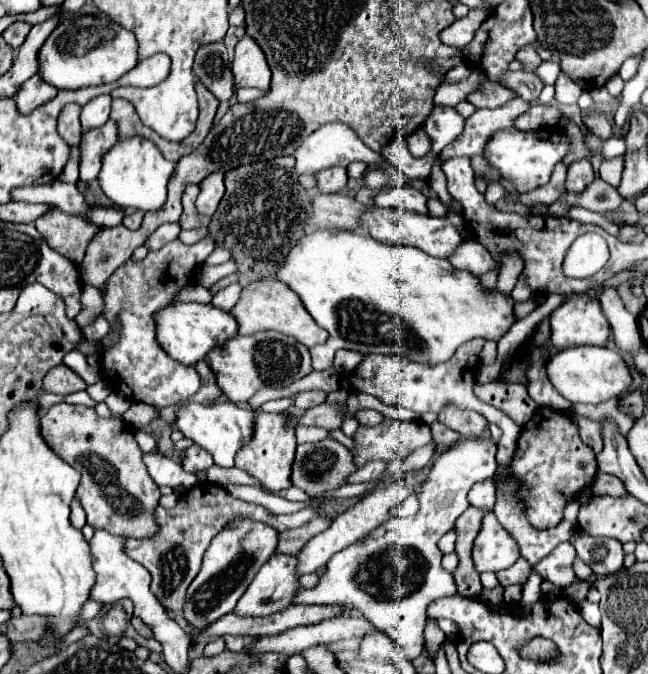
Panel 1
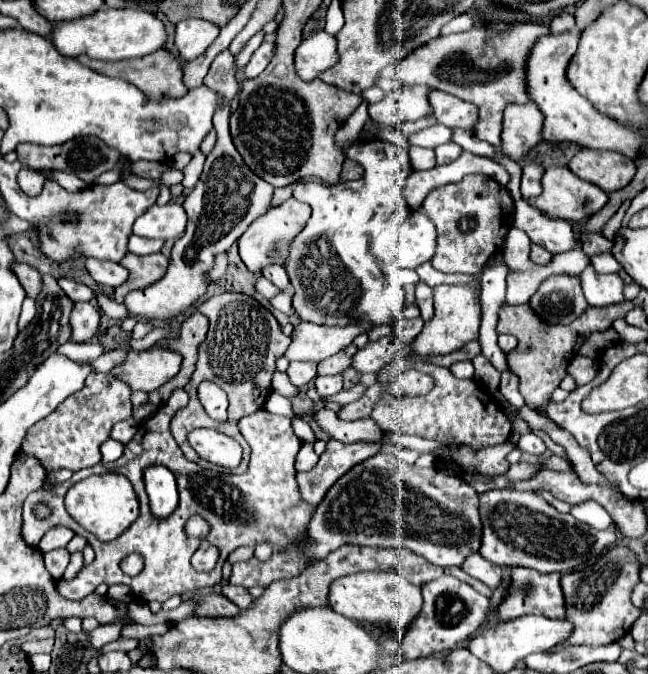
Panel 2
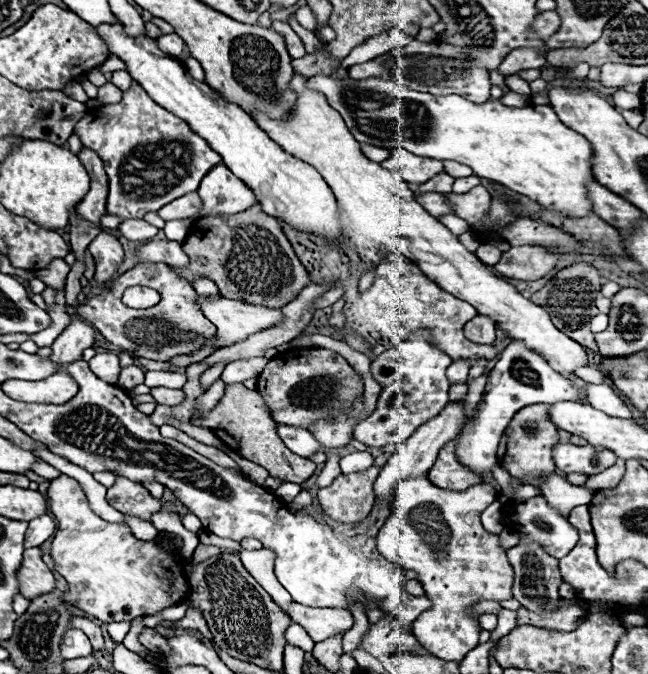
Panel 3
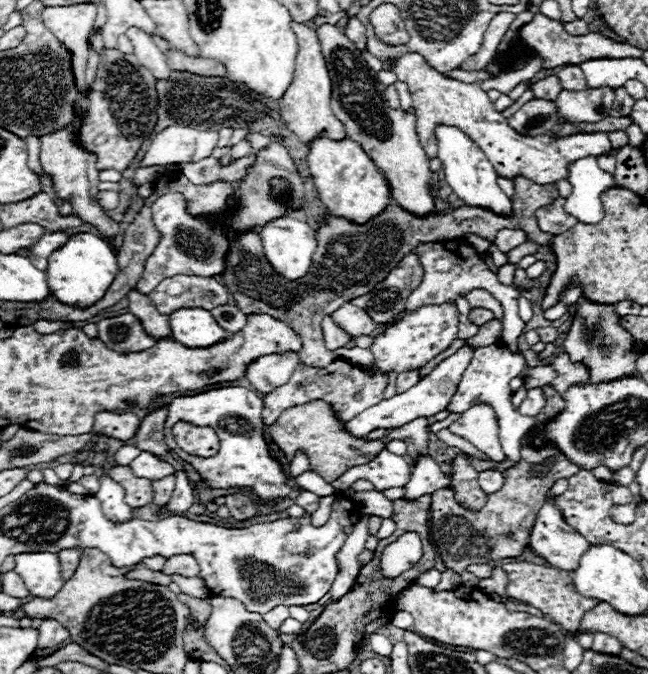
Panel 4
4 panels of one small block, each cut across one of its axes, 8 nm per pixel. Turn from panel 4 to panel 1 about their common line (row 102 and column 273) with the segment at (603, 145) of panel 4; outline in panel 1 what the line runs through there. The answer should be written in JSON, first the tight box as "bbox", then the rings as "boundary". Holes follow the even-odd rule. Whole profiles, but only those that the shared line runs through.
{"bbox":[236,412,296,492],"boundary":[[[260,412],[256,418],[256,430],[254,438],[248,446],[244,446],[244,452],[238,452],[236,456],[236,466],[250,476],[254,476],[264,488],[272,492],[280,492],[292,486],[290,472],[292,472],[292,462],[294,462],[294,452],[296,452],[296,438],[294,438],[294,428],[286,422],[284,416],[280,414],[266,414]]]}

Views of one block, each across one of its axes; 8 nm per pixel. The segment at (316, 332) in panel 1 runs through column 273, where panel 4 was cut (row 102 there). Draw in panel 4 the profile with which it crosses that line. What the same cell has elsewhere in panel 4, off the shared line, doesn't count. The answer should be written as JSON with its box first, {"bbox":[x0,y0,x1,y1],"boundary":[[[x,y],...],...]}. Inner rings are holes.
{"bbox":[280,22,346,144],"boundary":[[[292,22],[290,26],[298,40],[298,56],[296,56],[294,80],[292,80],[290,88],[284,92],[284,96],[280,98],[282,116],[288,122],[288,128],[292,128],[292,132],[306,144],[312,142],[320,132],[326,132],[332,140],[342,140],[346,136],[344,124],[334,116],[334,112],[330,108],[332,82],[328,76],[326,60],[320,52],[320,40],[316,36],[316,30],[306,24],[300,24],[300,22]]]}

